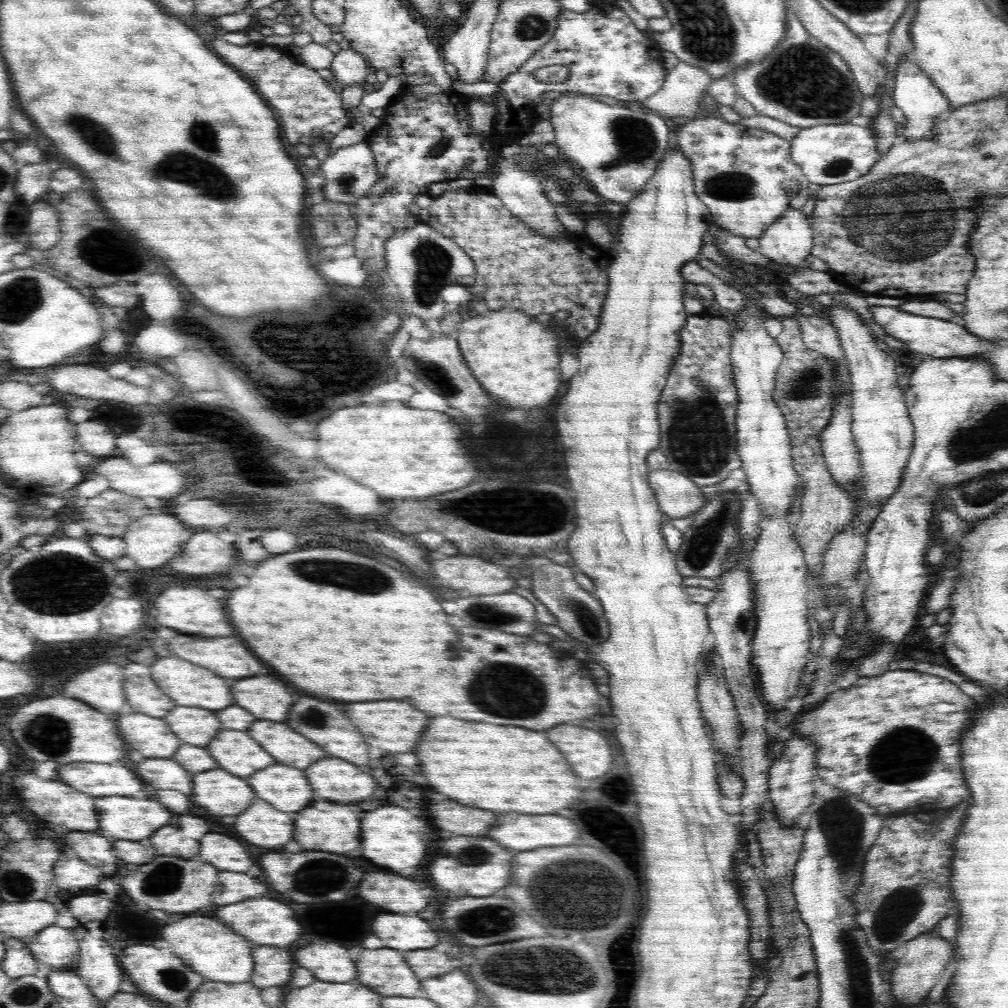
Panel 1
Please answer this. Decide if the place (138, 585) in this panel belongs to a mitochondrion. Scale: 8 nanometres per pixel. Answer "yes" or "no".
no

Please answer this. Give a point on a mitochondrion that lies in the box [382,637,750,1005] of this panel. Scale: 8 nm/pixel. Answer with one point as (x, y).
(538, 970)

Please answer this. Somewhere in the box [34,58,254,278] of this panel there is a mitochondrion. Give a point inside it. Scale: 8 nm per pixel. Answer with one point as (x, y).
(196, 165)

